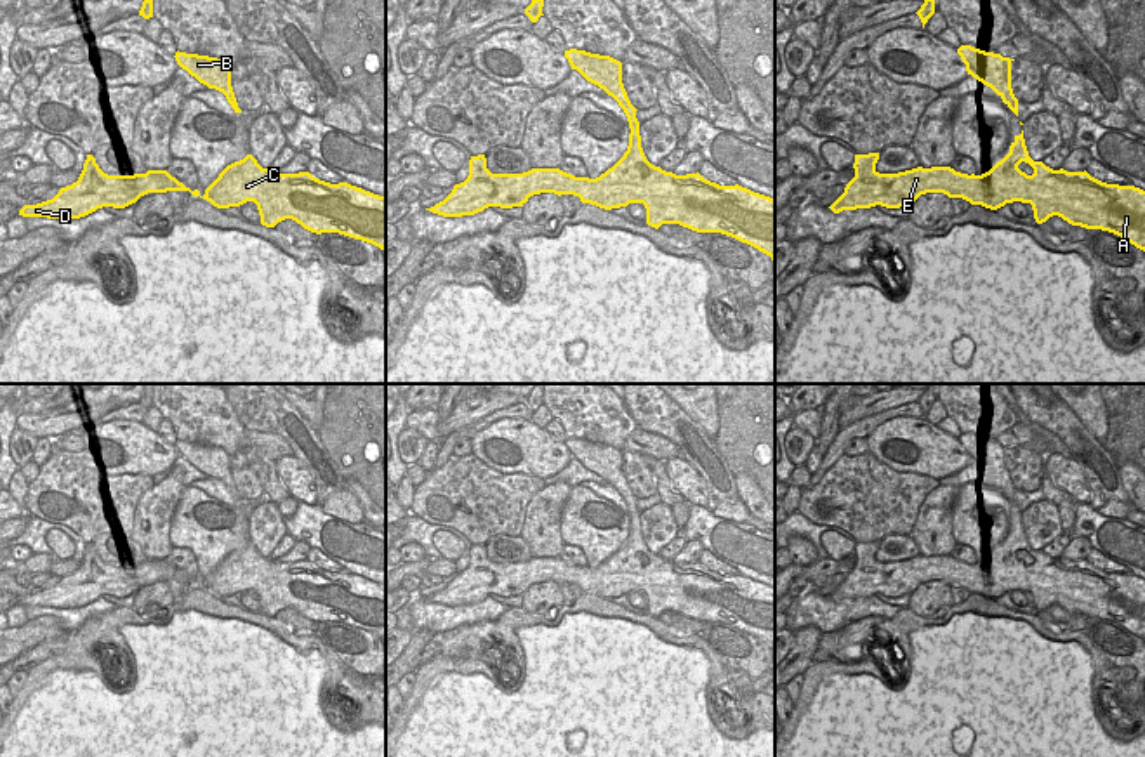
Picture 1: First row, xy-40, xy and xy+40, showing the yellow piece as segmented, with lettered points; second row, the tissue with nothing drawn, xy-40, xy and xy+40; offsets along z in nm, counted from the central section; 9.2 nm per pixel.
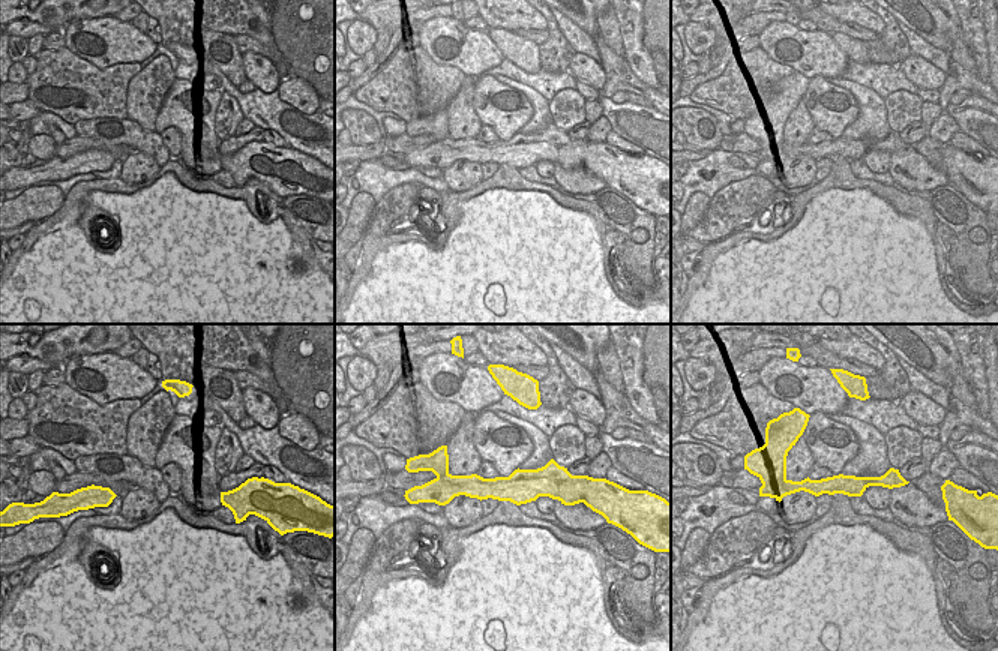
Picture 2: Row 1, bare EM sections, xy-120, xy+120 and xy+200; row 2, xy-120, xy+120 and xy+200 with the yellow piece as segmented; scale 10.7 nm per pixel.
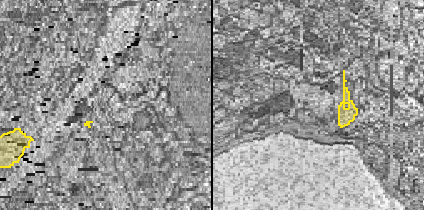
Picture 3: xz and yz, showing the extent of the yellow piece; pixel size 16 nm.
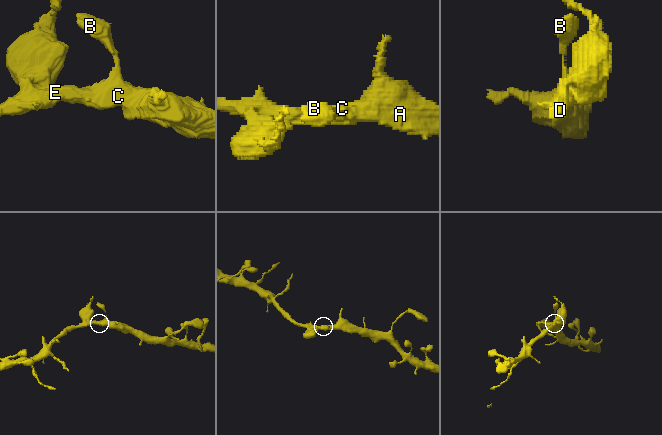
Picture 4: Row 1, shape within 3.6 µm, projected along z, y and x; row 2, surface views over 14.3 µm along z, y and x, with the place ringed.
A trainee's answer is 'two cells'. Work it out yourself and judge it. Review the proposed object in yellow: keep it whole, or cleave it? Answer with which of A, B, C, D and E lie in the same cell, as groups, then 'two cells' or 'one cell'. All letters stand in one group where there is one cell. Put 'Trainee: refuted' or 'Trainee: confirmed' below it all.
A B C D E | one cell
Trainee: refuted

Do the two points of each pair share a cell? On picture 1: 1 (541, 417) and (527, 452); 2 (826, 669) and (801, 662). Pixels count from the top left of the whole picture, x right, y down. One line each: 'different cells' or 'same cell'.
1: different cells
2: different cells

